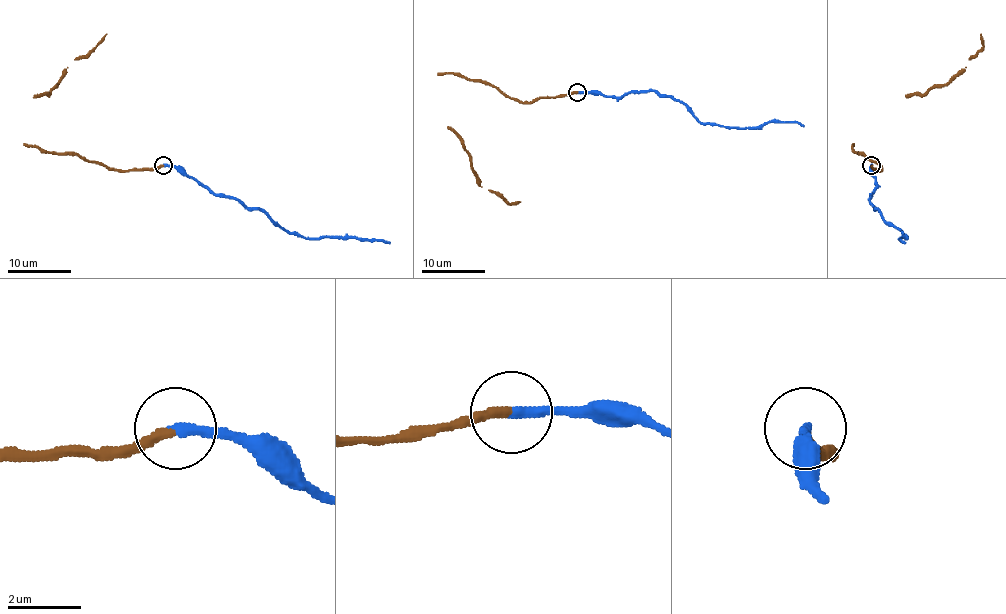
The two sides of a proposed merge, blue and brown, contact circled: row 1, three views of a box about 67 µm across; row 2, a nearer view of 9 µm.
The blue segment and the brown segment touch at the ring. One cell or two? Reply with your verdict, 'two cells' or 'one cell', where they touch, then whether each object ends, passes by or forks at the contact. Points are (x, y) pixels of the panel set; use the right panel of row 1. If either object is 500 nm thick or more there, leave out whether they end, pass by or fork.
one cell | (871, 165) | blue ends | brown ends

